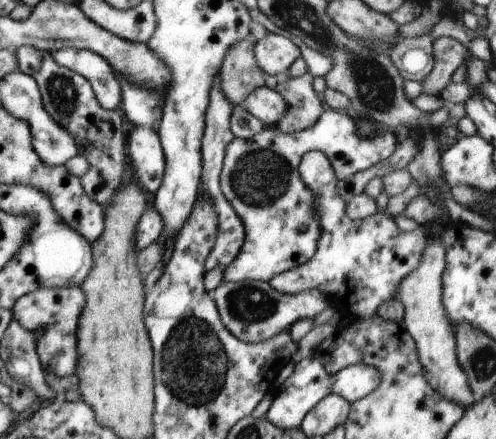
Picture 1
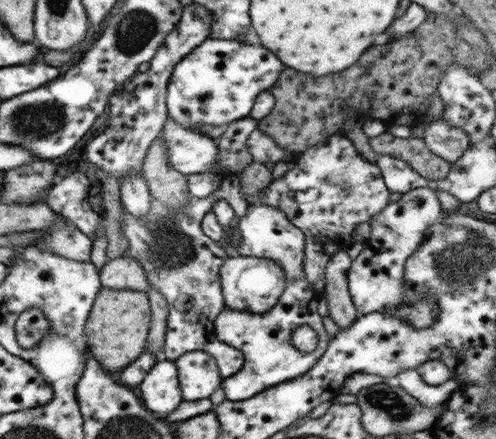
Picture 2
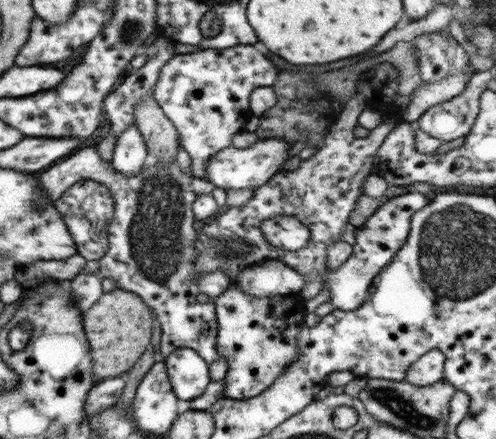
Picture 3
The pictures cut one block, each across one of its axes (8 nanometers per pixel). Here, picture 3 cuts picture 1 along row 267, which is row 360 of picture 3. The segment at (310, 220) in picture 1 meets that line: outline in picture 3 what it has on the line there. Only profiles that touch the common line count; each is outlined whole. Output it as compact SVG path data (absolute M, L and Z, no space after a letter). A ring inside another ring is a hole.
M231 288L215 302L217 316L217 350L227 360L227 374L223 380L223 398L247 400L267 390L281 374L299 360L297 336L305 328L307 300L301 294L287 294L275 298L251 298Z

